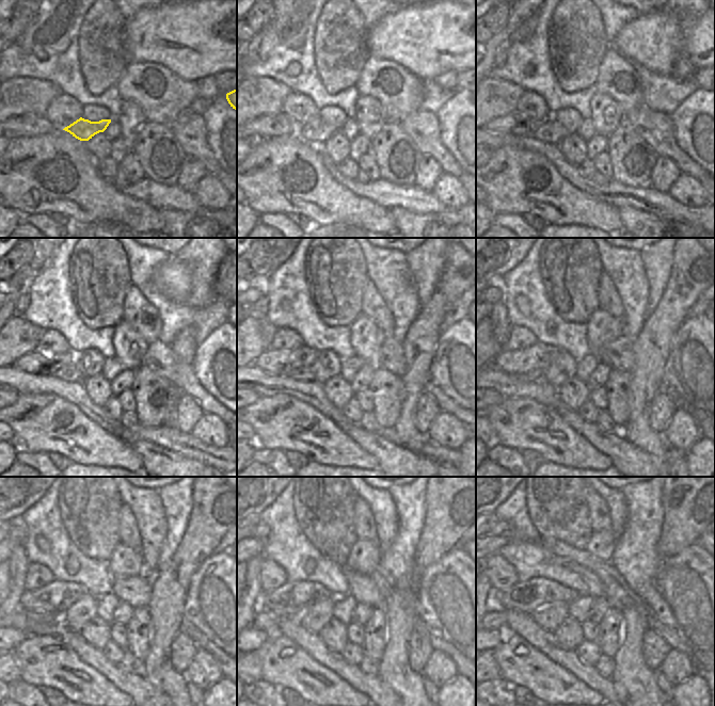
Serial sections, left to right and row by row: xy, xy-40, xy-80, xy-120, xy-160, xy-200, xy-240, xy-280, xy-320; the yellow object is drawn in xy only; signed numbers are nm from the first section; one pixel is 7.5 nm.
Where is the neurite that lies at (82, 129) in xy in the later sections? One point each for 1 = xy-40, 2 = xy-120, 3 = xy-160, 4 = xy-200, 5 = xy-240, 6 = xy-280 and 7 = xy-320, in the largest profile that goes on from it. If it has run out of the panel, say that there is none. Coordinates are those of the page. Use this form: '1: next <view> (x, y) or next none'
1: next xy-40 (316, 131)
2: next xy-120 (72, 372)
3: next xy-160 (303, 373)
4: next xy-200 (538, 374)
5: next xy-240 (37, 616)
6: next xy-280 (266, 621)
7: next xy-320 (497, 618)

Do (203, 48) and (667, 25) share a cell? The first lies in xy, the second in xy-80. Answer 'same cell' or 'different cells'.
same cell

